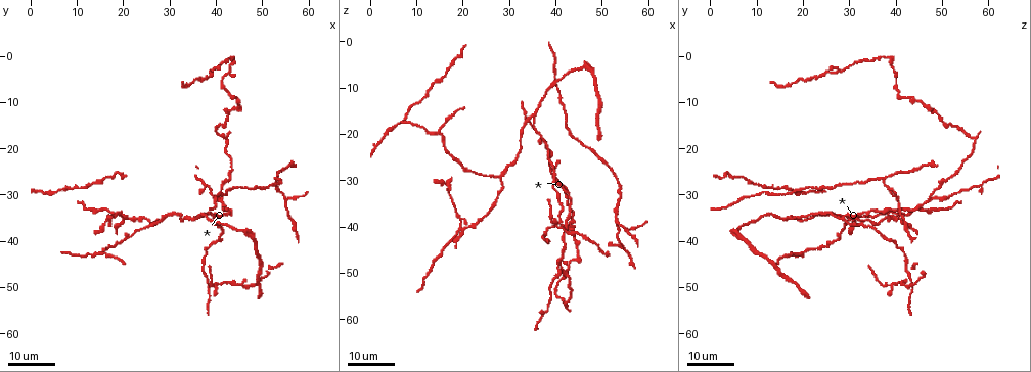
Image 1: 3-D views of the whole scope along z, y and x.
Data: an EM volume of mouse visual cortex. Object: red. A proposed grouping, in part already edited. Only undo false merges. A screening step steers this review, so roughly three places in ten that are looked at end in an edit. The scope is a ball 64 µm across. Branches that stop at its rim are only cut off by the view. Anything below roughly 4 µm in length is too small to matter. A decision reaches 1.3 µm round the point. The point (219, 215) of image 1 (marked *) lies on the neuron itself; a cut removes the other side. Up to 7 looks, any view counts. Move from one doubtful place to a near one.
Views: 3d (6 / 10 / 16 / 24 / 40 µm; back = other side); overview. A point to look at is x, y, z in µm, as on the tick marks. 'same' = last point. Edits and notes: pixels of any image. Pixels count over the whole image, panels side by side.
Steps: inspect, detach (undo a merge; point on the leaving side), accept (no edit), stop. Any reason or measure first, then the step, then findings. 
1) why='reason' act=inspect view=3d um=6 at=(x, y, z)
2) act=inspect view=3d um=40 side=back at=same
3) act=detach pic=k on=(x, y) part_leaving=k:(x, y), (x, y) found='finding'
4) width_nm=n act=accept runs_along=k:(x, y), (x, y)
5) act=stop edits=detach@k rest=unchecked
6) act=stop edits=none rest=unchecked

act=inspect view=3d um=24 at=(35.0, 35.0, 16.0)

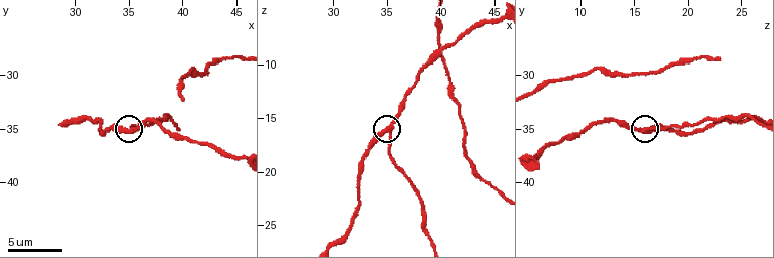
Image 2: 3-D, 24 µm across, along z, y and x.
act=inspect view=3d um=10 at=(34.6, 35.0, 16.2)

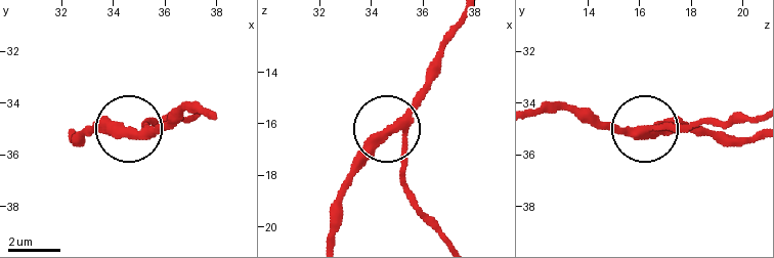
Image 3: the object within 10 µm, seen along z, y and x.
width_nm=320 act=accept runs_along=3:(751, 121), (595, 127) found='one neuron here'

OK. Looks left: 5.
why='side arm on a straight run' act=inspect view=3d um=24 at=(40.0, 35.0, 28.5)

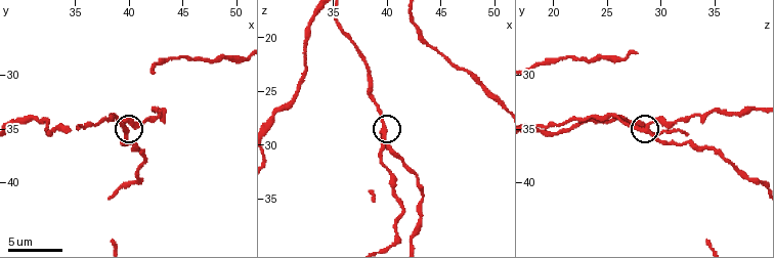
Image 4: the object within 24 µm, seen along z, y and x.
act=inspect view=3d um=10 at=(39.8, 35.0, 28.4)

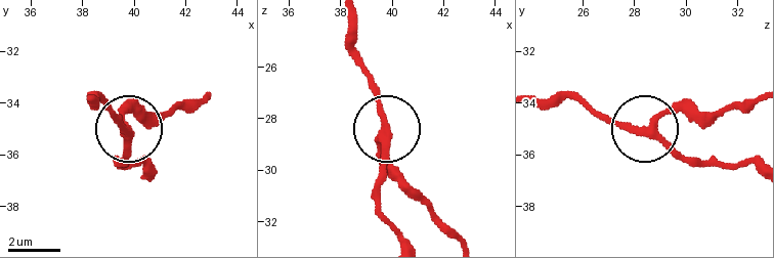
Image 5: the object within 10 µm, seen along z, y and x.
side_arm_um=50 act=accept found='all the same neuron'

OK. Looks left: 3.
why='three arms meet' act=inspect view=3d um=16 at=(19.0, 34.0, 38.5)

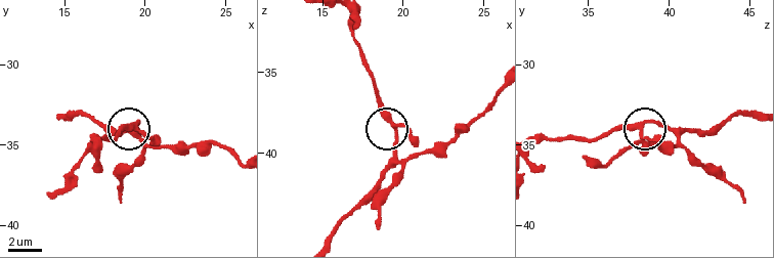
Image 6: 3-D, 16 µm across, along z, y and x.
act=inspect view=3d um=10 at=(19.3, 33.7, 38.2)

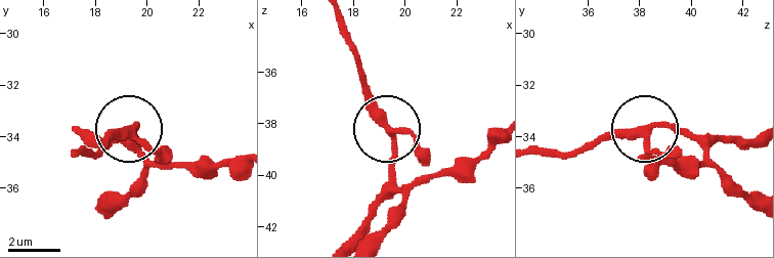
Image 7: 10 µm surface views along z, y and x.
act=accept found='continuous, no second neuron'

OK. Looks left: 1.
act=stop edits=none rest=unchecked

